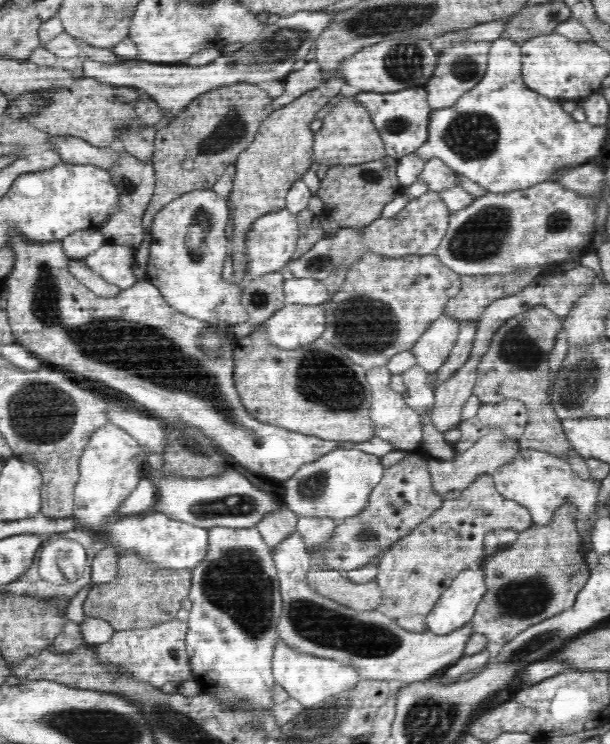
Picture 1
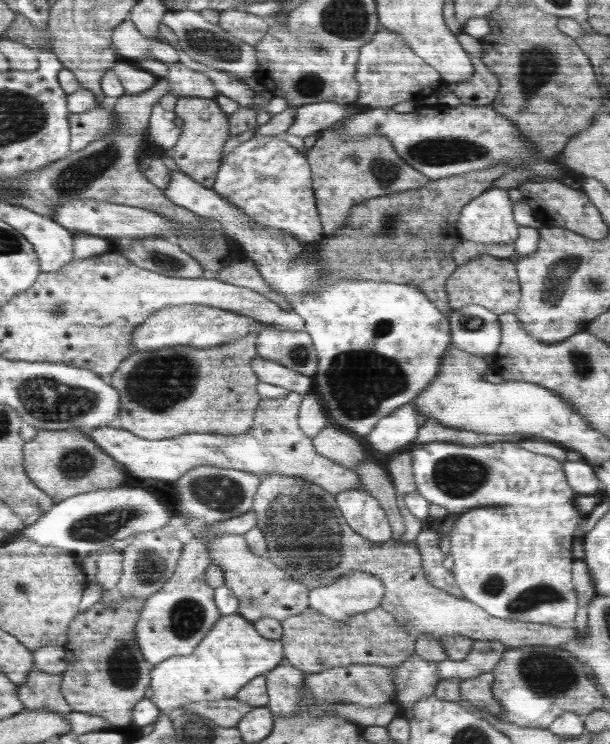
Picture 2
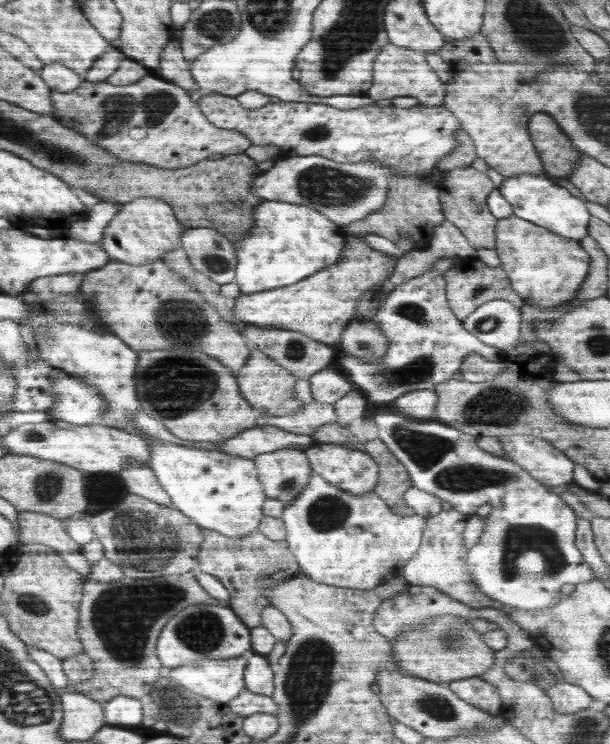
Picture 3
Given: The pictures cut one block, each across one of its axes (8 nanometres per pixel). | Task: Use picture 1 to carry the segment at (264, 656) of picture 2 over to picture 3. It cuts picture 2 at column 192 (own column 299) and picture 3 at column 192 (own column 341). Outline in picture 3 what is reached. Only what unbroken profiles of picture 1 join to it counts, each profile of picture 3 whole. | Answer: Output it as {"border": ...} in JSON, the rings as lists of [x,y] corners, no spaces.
{"border":[[[246,651],[238,657],[228,659],[204,659],[196,663],[163,670],[163,676],[170,678],[176,684],[180,684],[180,687],[186,688],[186,691],[194,692],[203,698],[216,700],[222,704],[229,703],[245,689],[244,672],[248,658],[252,654],[254,654],[253,651]]]}

